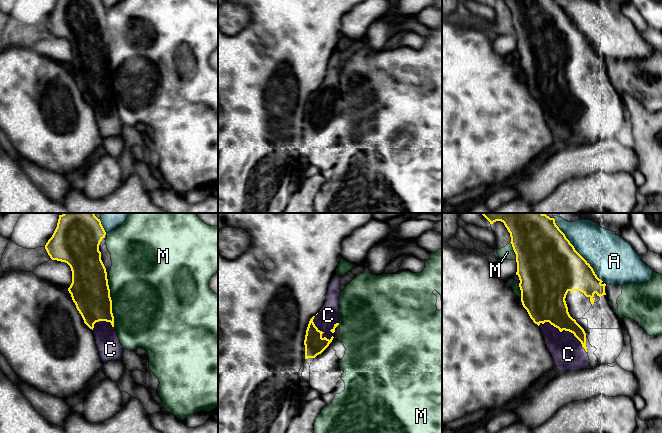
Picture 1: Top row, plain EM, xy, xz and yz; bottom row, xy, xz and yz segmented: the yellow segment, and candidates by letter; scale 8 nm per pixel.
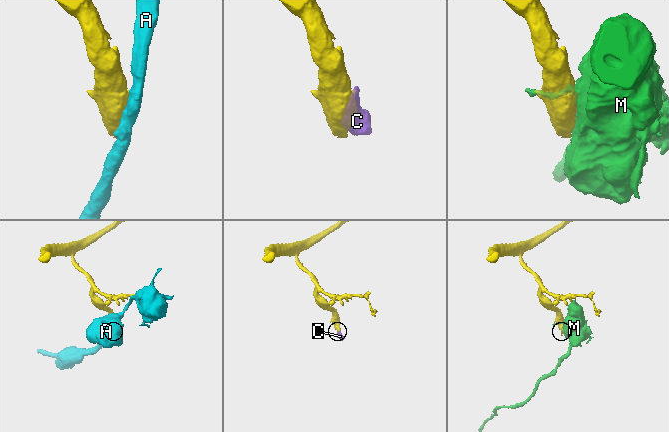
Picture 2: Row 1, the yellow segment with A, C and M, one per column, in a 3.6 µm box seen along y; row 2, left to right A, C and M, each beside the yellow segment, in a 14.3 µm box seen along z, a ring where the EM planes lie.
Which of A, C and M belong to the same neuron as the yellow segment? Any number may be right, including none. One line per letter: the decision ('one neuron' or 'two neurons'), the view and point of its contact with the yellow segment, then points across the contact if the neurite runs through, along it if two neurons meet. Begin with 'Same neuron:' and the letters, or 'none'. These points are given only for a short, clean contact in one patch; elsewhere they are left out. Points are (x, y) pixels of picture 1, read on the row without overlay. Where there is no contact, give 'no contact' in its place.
Same neuron: C
A: two neurons; meets yellow in yz at (580, 31)
C: one neuron; meets yellow in yz at (565, 106)
M: two neurons; meets yellow in xy at (111, 79)

